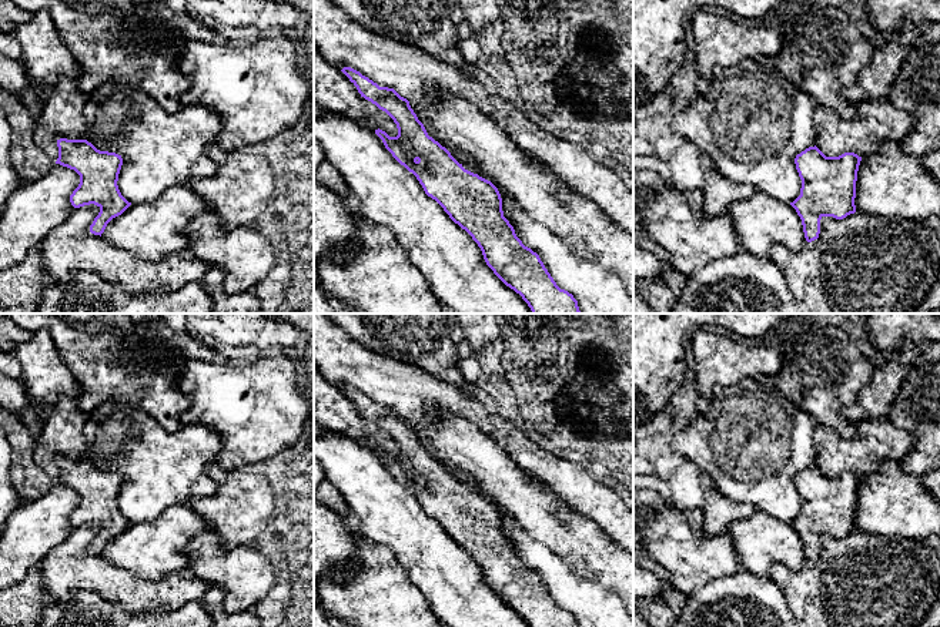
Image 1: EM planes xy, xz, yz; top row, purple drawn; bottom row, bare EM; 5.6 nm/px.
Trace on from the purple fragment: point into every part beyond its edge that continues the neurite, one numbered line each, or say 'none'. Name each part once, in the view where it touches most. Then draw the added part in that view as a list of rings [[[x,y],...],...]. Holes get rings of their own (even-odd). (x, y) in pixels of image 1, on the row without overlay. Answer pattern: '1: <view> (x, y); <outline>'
none

